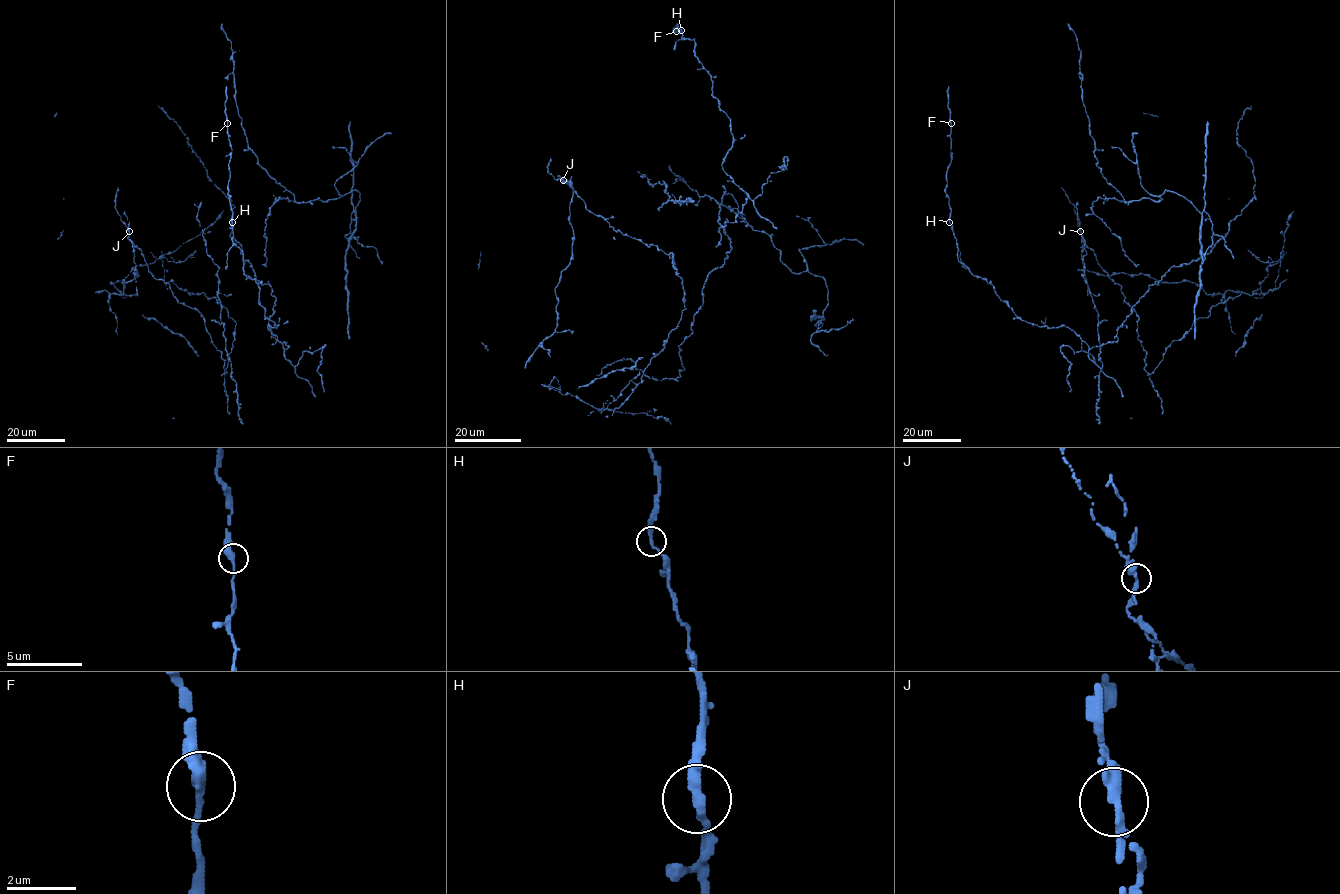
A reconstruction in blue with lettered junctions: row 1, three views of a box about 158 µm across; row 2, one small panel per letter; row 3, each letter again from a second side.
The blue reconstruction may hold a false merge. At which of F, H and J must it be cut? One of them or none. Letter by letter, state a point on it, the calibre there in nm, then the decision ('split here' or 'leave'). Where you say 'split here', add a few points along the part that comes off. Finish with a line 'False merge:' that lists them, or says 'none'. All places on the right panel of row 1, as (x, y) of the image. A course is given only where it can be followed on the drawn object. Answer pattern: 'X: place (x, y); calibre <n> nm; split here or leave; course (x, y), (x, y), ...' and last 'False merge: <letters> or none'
F: place (951, 123); calibre 280 nm; leave
H: place (949, 222); calibre 280 nm; leave
J: place (1080, 231); calibre 320 nm; split here
False merge: J

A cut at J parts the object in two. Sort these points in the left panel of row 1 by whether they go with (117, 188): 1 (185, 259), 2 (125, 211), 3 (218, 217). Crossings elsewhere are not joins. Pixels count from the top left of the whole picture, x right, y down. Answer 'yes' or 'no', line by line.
1: no
2: no
3: no

